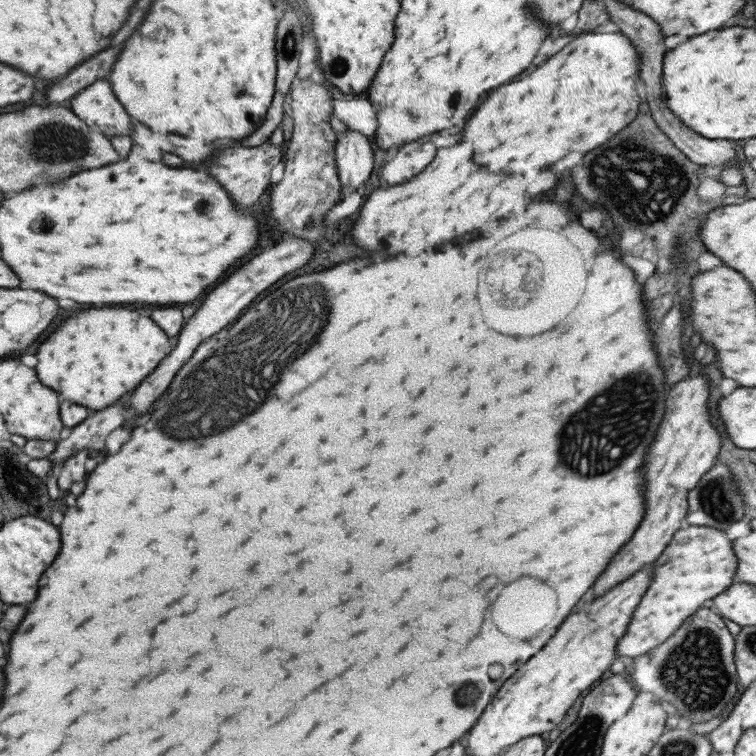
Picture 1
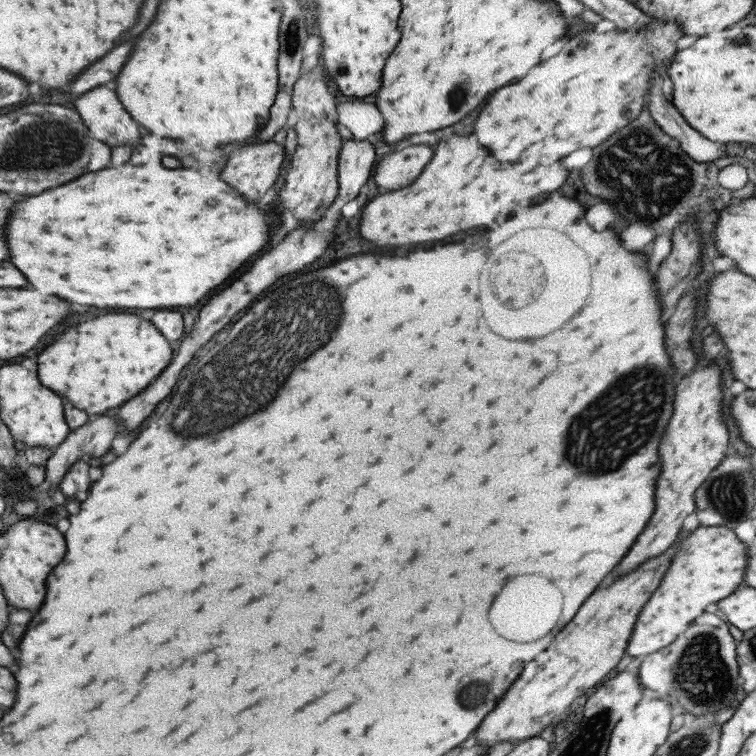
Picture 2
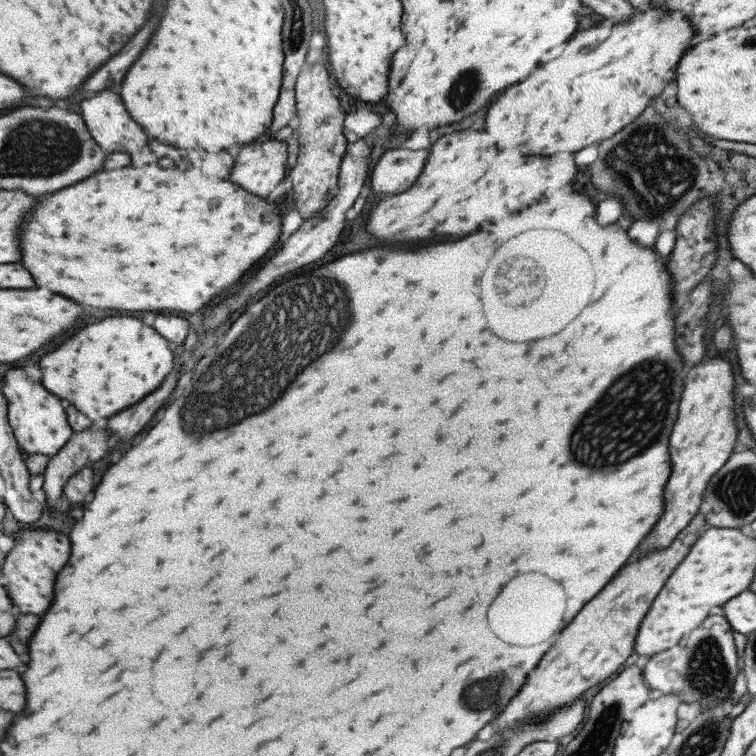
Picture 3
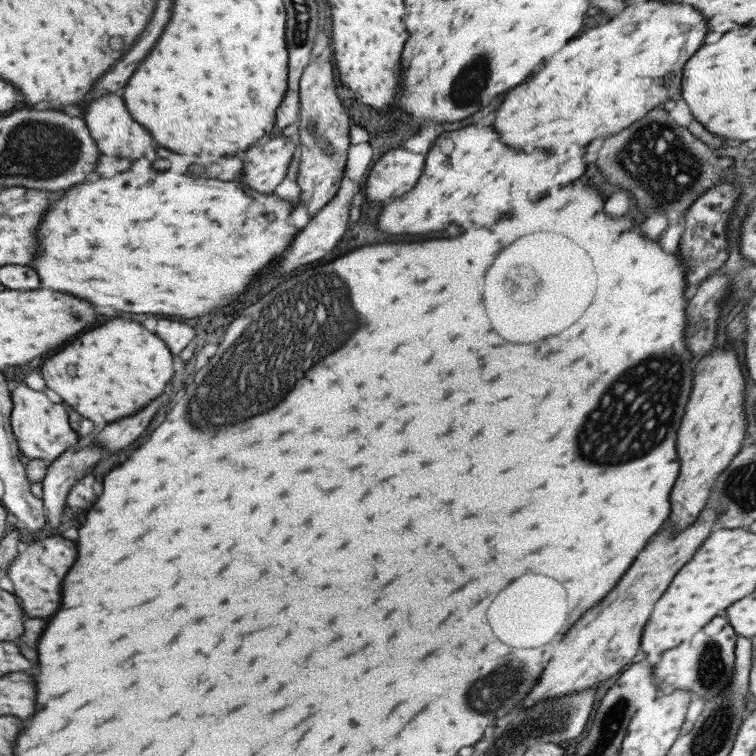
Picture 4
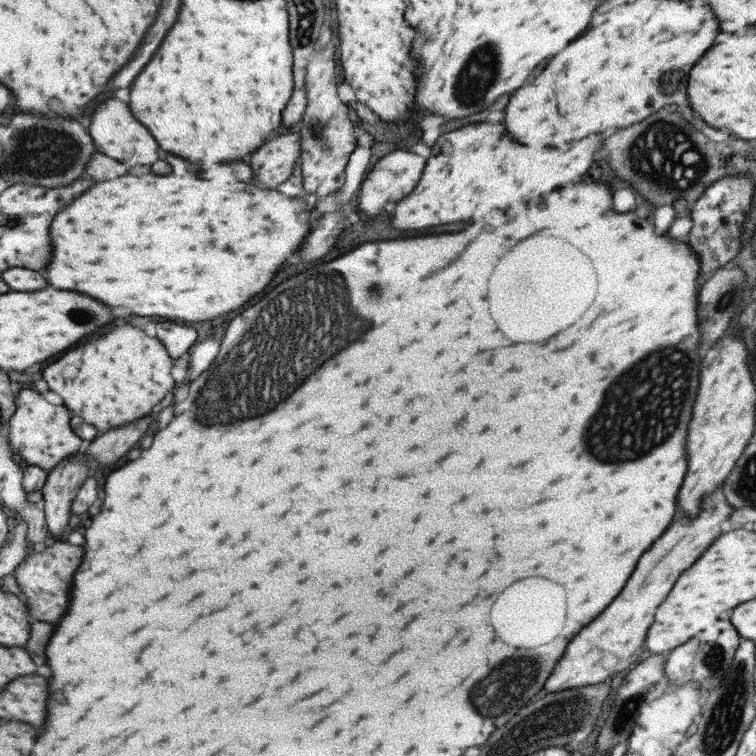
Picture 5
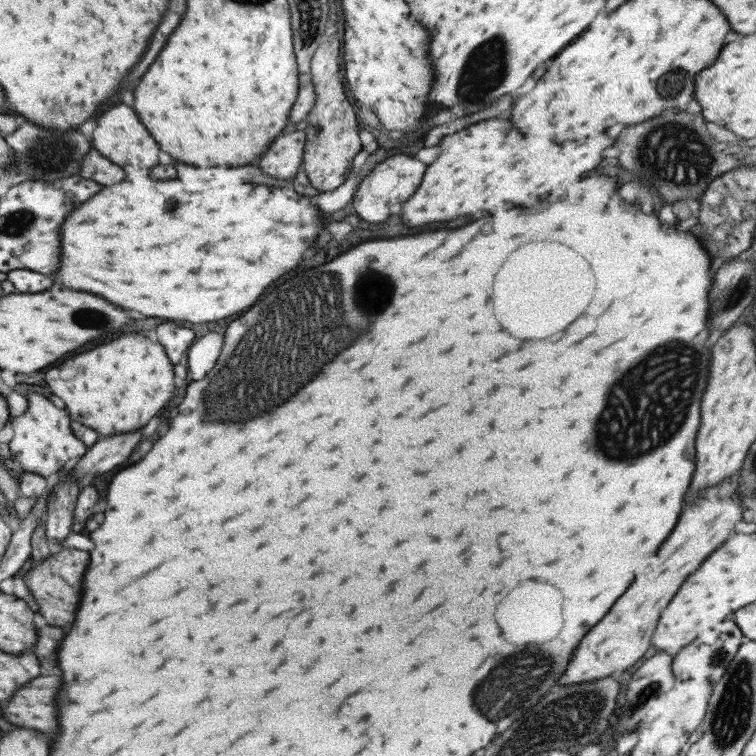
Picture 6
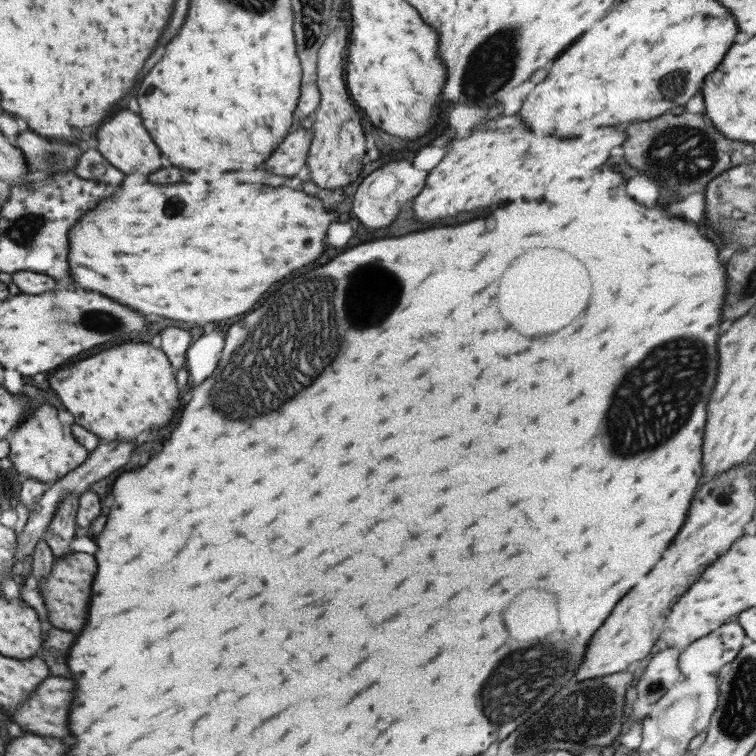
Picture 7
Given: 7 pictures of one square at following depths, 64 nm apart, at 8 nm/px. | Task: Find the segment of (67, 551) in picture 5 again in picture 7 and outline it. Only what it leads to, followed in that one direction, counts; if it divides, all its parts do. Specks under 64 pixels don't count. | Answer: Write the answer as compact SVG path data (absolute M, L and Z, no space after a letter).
M73 551L62 558L55 558L52 574L48 574L44 580L40 580L40 584L36 584L46 605L48 619L54 627L68 632L74 632L76 628L76 632L80 632L86 626L96 570L98 564L90 554Z

